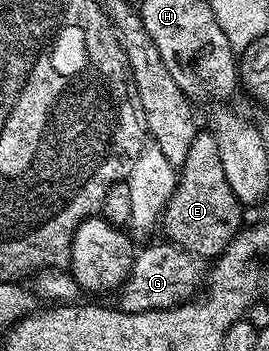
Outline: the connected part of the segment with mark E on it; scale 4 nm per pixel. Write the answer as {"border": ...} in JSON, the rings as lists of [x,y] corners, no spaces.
{"border":[[[211,159],[204,162],[199,169],[192,170],[190,181],[194,185],[182,183],[174,190],[173,199],[162,212],[160,229],[166,232],[165,240],[169,244],[186,249],[196,257],[217,259],[232,243],[238,230],[243,228],[243,206],[226,178],[222,176],[217,160]]]}

